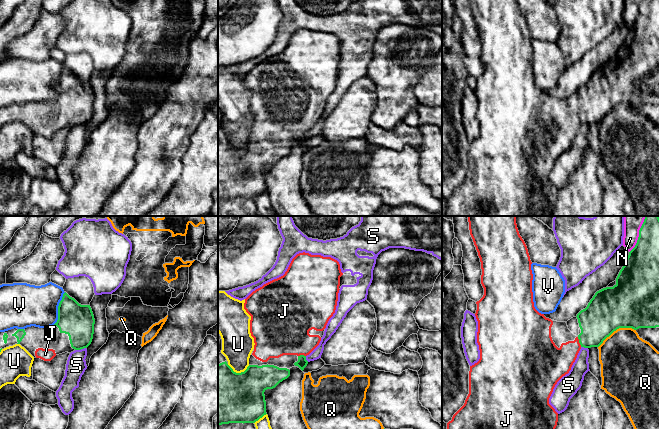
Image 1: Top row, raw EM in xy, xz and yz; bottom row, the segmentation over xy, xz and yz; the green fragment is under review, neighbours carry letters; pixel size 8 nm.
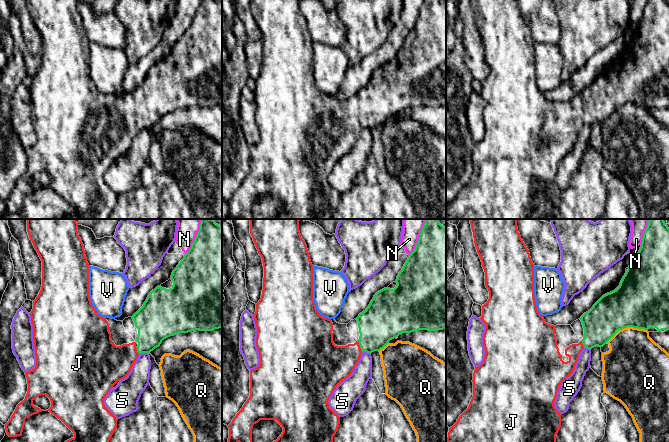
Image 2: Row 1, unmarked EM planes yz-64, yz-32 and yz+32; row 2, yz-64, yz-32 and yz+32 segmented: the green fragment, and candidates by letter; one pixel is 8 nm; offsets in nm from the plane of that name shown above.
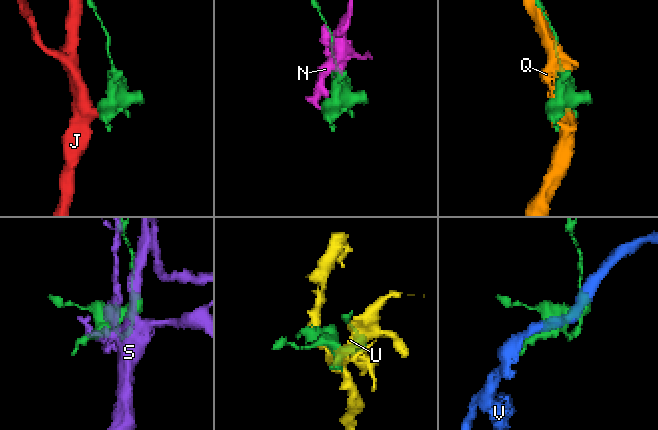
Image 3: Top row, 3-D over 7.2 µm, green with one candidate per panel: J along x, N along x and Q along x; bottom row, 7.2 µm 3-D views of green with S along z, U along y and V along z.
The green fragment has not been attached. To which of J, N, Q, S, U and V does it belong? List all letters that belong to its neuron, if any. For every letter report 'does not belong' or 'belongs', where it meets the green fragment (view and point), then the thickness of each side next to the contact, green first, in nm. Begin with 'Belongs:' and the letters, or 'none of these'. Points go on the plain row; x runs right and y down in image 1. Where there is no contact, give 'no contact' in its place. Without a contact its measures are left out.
Belongs: J
J: belongs | yz (579, 118) | 300/240 nm
N: does not belong | yz (638, 14) | 280/130 nm
Q: does not belong | yz (616, 105) | 400/420 nm
S: does not belong | xy (80, 125) | 260/160 nm
U: does not belong | xz (238, 149) | 460/260 nm
V: does not belong | xy (58, 87) | 260/340 nm

